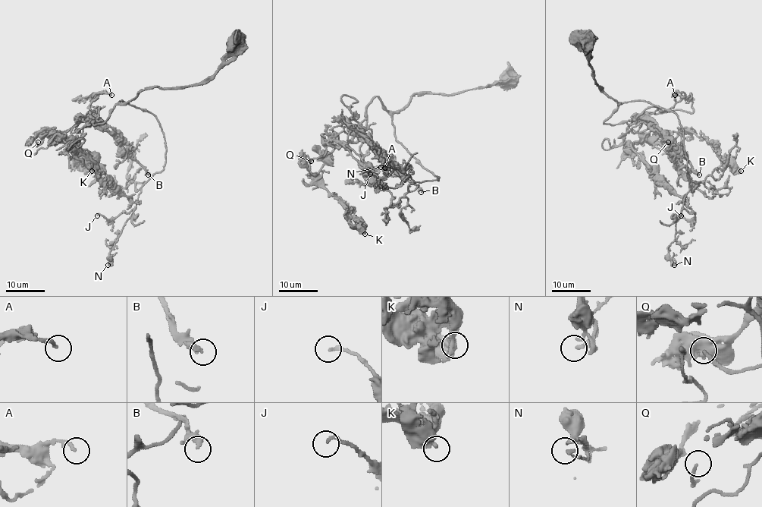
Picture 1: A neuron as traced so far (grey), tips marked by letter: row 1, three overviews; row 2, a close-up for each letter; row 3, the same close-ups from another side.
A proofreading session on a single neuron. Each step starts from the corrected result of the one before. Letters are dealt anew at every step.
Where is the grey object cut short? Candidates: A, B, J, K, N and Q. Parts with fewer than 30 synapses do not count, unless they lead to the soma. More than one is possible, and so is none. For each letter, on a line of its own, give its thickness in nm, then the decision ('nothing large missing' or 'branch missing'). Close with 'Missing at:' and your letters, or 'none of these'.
A: 200 nm thick; nothing large missing
B: 240 nm thick; nothing large missing
J: 180 nm thick; nothing large missing
K: 550 nm thick; nothing large missing
N: 160 nm thick; nothing large missing
Q: 180 nm thick; nothing large missing
Missing at: none of these

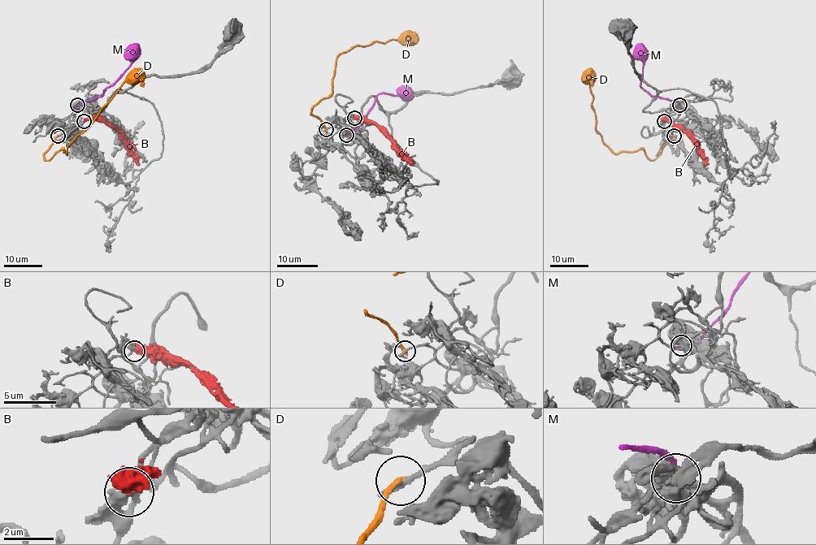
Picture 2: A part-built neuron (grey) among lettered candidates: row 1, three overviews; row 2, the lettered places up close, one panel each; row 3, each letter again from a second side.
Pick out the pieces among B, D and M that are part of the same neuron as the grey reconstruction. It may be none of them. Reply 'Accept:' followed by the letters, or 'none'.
Accept: none

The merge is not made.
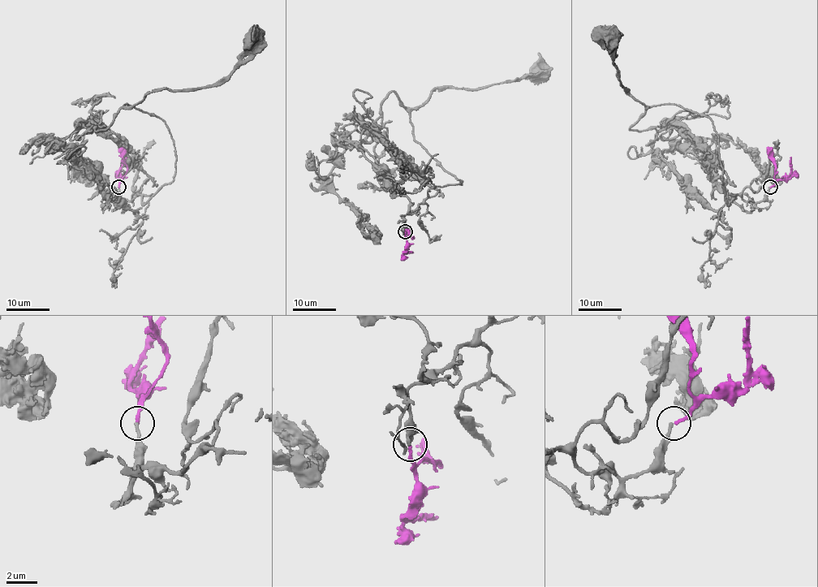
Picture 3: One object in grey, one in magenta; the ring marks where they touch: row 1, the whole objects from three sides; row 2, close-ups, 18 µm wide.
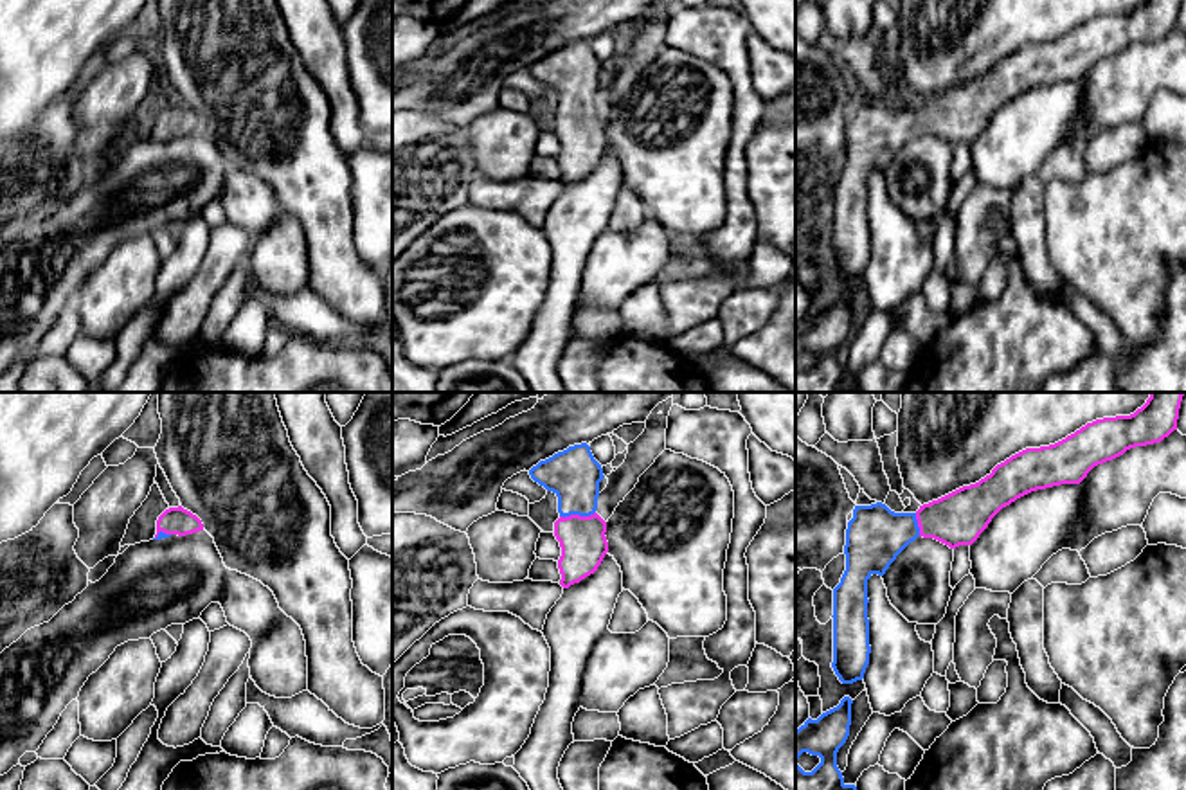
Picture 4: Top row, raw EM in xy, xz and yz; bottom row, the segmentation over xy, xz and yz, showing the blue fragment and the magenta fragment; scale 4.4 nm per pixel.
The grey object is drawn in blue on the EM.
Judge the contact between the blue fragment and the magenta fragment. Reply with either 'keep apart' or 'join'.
join

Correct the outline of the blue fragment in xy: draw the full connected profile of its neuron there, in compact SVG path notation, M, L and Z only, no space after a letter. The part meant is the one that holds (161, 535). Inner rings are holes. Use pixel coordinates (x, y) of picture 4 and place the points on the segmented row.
M178 507L166 509L157 520L157 534L153 540L169 538L171 534L185 536L203 531L202 520L191 511Z

